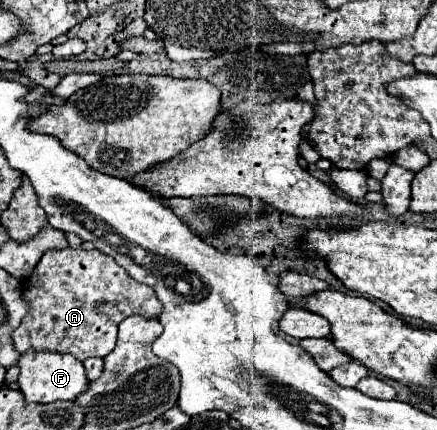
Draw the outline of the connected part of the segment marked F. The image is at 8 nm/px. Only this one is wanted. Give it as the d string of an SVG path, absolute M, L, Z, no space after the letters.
M30 352L22 354L18 360L20 368L20 390L26 402L56 402L56 400L76 400L82 392L88 390L88 376L84 364L70 354L56 352Z

